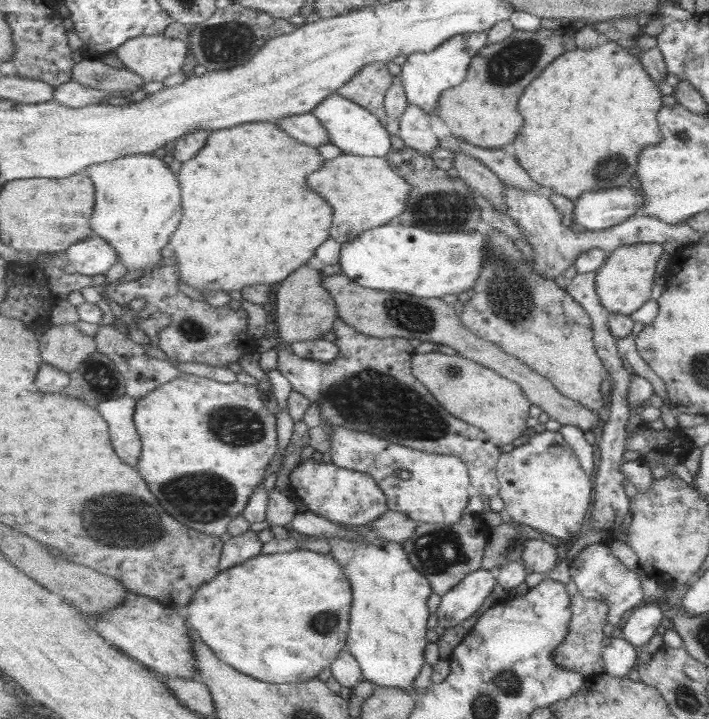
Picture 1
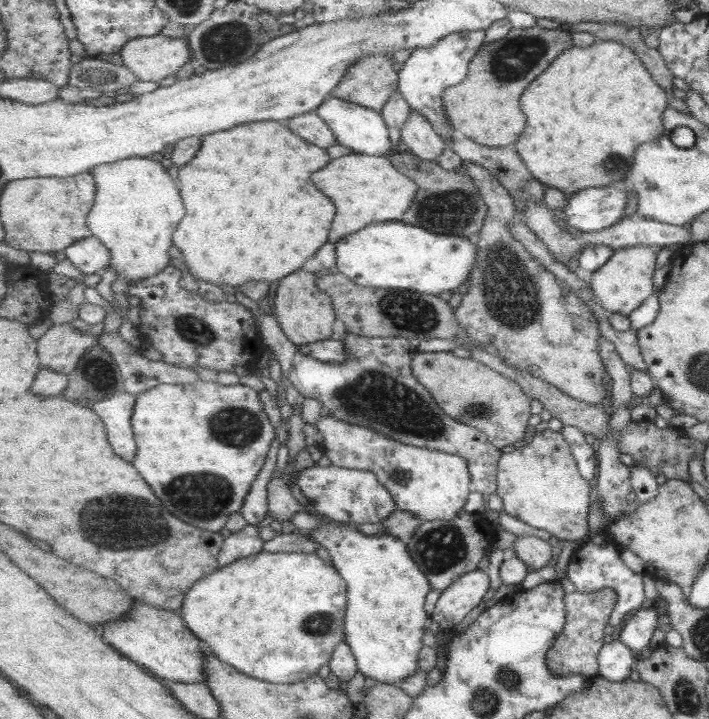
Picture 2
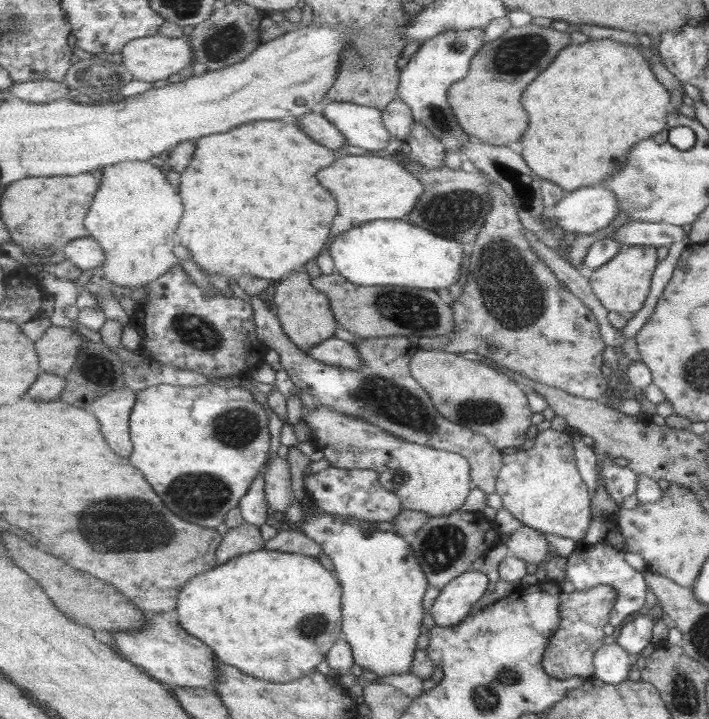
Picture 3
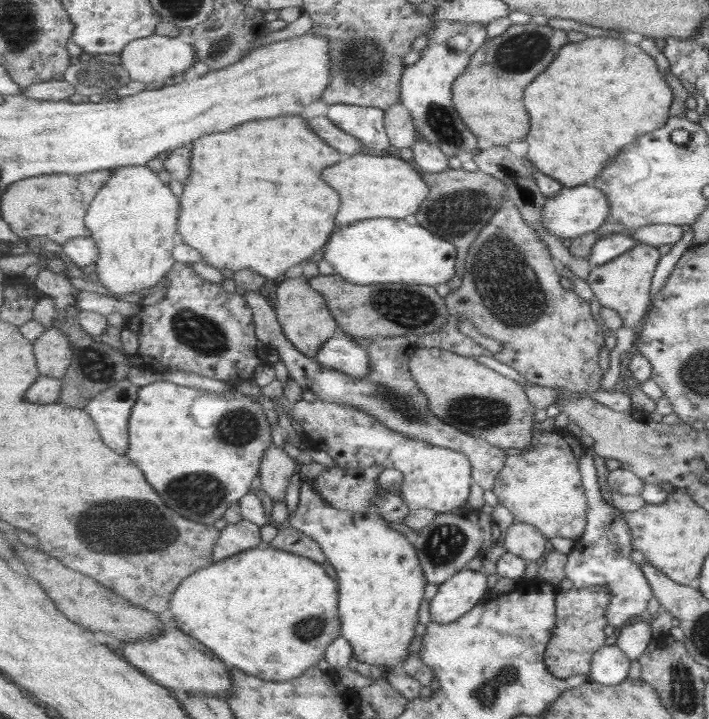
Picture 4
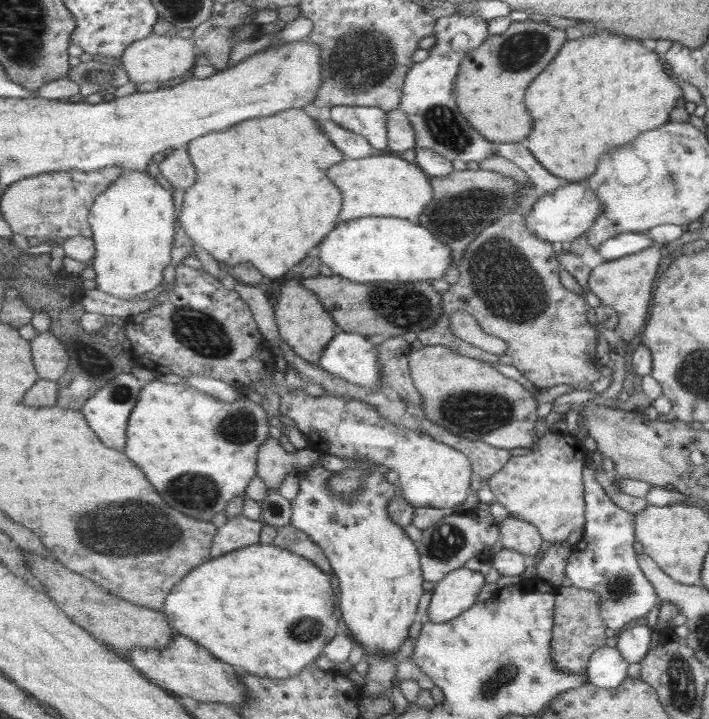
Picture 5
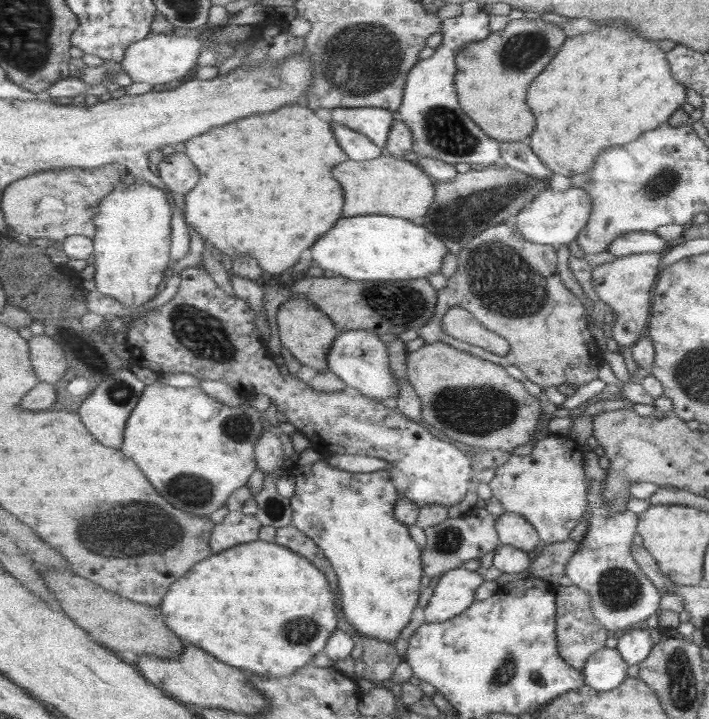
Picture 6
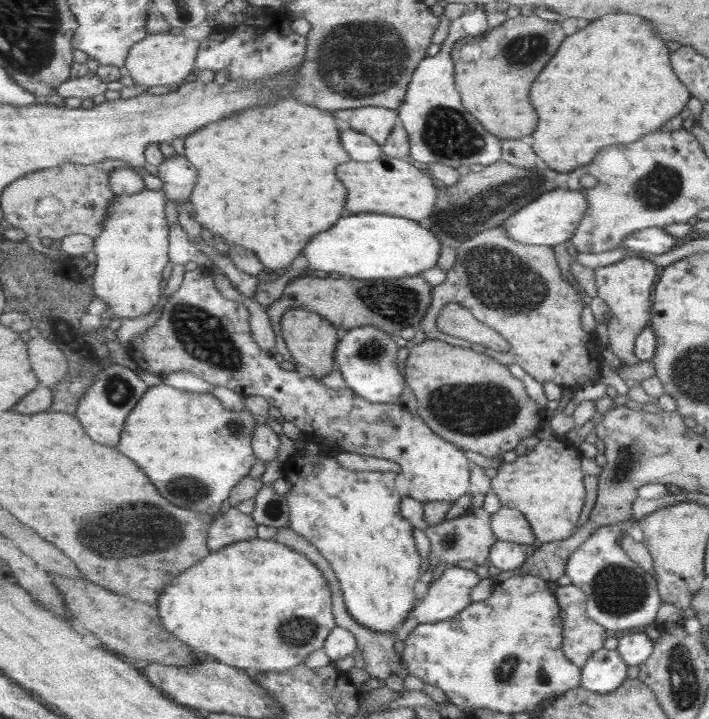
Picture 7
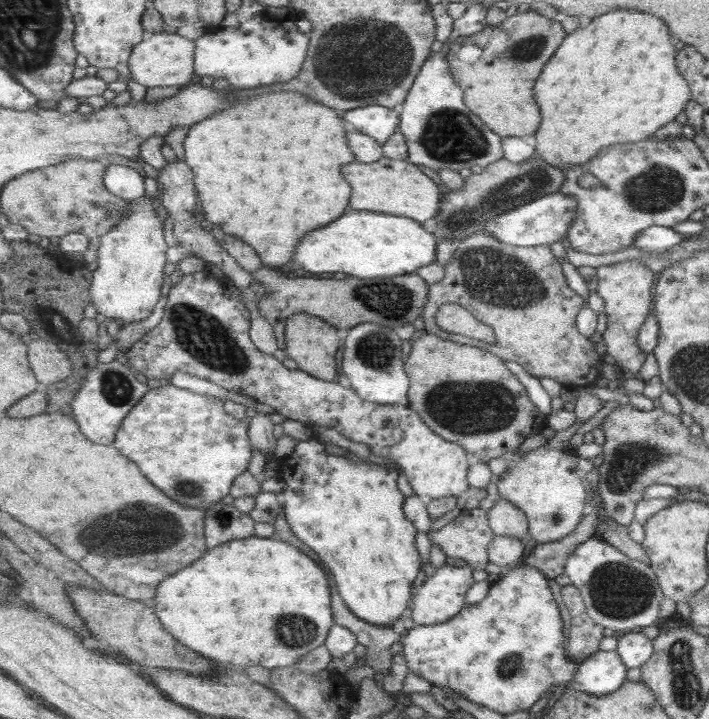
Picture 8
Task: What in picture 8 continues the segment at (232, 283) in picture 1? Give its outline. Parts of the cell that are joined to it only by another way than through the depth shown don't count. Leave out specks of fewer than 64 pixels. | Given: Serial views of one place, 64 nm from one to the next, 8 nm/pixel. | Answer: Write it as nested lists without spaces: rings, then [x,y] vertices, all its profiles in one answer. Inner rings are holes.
[[[284,90],[240,99],[231,106],[221,107],[221,110],[217,111],[217,115],[211,115],[211,118],[207,118],[201,123],[195,123],[192,128],[189,128],[184,140],[185,162],[193,170],[196,177],[197,196],[201,203],[203,217],[218,225],[224,234],[237,235],[253,246],[261,257],[264,266],[289,270],[292,265],[293,251],[297,250],[297,245],[301,243],[305,232],[311,232],[313,226],[321,228],[329,222],[332,223],[350,210],[353,187],[344,178],[343,168],[346,164],[356,162],[358,159],[353,153],[343,119],[344,117],[336,108],[311,99],[305,93]]]

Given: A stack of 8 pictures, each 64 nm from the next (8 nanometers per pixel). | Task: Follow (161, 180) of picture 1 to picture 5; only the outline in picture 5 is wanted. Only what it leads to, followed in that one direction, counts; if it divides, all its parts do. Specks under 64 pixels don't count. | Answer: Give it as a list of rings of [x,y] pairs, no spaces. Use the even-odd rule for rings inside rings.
[[[127,171],[96,198],[89,223],[96,244],[92,266],[96,271],[97,288],[123,300],[139,300],[139,296],[163,283],[163,272],[173,264],[171,250],[177,238],[171,193],[155,182],[153,176]]]

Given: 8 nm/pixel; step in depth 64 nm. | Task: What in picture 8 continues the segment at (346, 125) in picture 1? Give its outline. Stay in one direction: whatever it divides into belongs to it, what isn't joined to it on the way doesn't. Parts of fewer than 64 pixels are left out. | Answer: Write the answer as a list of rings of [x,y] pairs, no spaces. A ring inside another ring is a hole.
[[[371,105],[340,113],[357,131],[372,136],[381,145],[392,139],[400,128],[400,109]]]

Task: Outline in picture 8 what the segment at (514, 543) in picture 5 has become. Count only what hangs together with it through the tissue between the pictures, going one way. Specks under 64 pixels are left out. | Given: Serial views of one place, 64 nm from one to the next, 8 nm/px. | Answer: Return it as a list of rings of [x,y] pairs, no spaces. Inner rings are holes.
[[[500,496],[487,513],[489,524],[495,535],[513,536],[523,541],[529,538],[529,523],[525,512]]]

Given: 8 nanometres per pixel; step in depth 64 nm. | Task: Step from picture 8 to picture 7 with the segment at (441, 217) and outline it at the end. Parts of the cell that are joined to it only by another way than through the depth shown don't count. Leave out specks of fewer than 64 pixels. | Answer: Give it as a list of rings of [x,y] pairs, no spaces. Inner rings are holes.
[[[500,161],[485,168],[475,168],[470,174],[461,175],[459,183],[455,186],[439,185],[437,205],[433,215],[429,218],[431,226],[437,228],[437,236],[441,236],[443,245],[457,249],[461,244],[470,241],[477,233],[489,230],[490,228],[499,227],[507,222],[513,214],[516,214],[526,204],[537,200],[545,192],[551,192],[557,189],[555,178],[559,172],[550,168],[547,163],[541,162],[536,168],[518,168],[506,161]]]

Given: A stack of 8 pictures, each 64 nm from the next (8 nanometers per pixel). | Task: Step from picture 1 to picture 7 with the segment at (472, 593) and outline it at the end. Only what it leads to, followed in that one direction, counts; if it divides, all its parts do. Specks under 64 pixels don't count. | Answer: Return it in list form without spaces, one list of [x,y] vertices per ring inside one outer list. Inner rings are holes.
[[[447,566],[416,603],[412,616],[420,624],[436,624],[463,612],[471,601],[471,589],[479,584],[475,569]]]

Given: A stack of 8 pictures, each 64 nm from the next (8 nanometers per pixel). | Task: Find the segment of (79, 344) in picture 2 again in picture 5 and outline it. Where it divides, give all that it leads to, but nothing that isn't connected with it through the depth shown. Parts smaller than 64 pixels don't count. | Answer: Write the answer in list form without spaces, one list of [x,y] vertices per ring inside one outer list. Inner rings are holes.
[[[48,330],[38,333],[30,343],[34,364],[41,379],[56,382],[66,374],[69,366],[69,352],[53,332]]]

